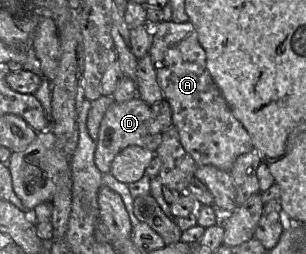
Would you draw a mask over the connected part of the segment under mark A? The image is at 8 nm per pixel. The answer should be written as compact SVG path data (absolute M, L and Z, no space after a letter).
M163 21L153 26L152 35L153 42L149 55L155 67L163 97L171 107L172 126L177 129L183 148L194 159L197 166L211 165L230 172L237 157L251 151L253 143L246 129L232 114L209 73L206 54L199 43L194 26L189 21L185 23Z

